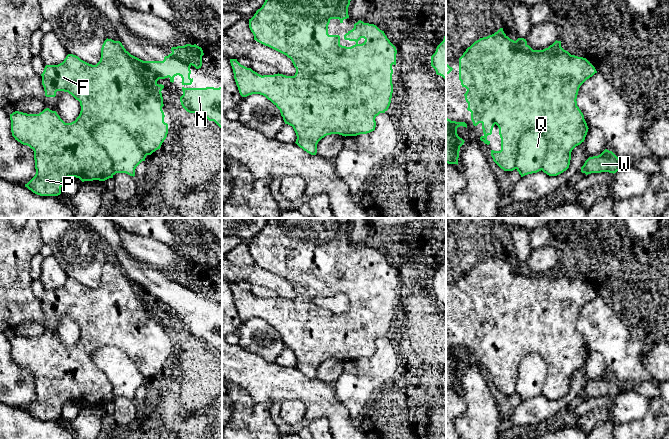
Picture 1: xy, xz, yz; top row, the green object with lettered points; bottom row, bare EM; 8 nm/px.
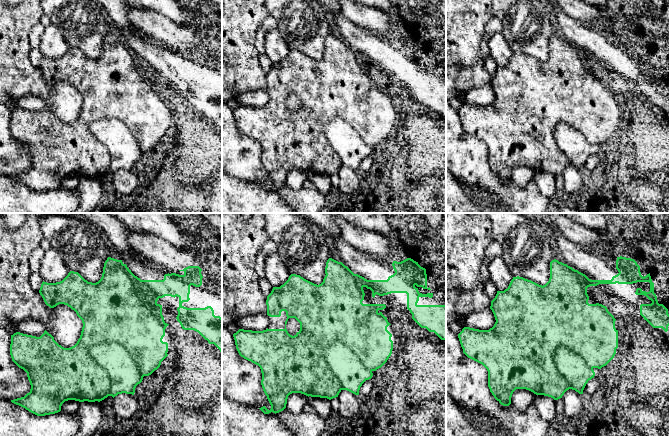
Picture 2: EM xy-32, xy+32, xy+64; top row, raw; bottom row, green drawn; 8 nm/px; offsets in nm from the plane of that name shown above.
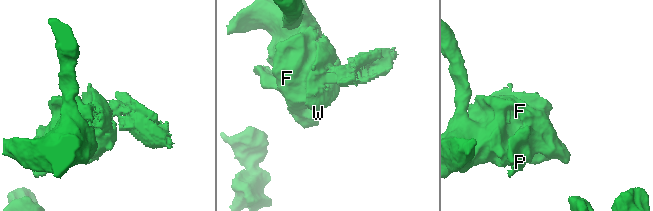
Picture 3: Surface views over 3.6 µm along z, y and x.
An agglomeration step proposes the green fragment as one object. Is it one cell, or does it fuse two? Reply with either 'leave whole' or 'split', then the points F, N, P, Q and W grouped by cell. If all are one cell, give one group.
split | F N P W / Q

